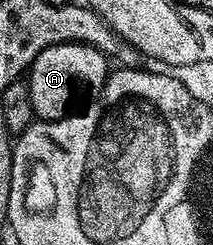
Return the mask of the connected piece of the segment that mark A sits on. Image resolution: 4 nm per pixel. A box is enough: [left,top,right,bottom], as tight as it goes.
[29,42,108,122]

